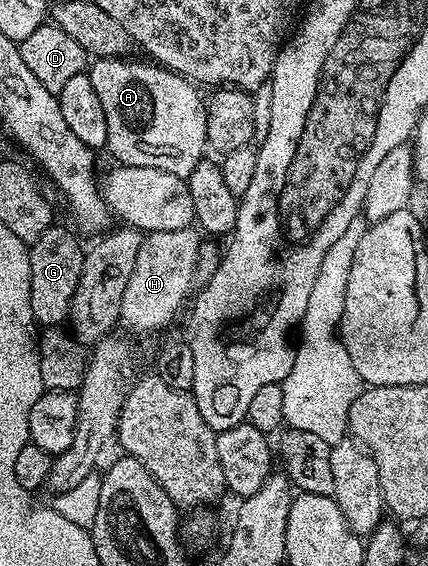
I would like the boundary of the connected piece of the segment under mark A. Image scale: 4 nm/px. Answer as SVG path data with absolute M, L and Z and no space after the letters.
M102 57L93 60L87 70L90 83L94 83L94 91L98 91L98 99L102 102L102 111L106 115L107 152L112 152L121 165L154 167L158 171L170 171L170 175L186 179L194 171L194 167L198 167L208 145L205 98L187 77L181 77L163 65L149 63L147 60L132 60Z

